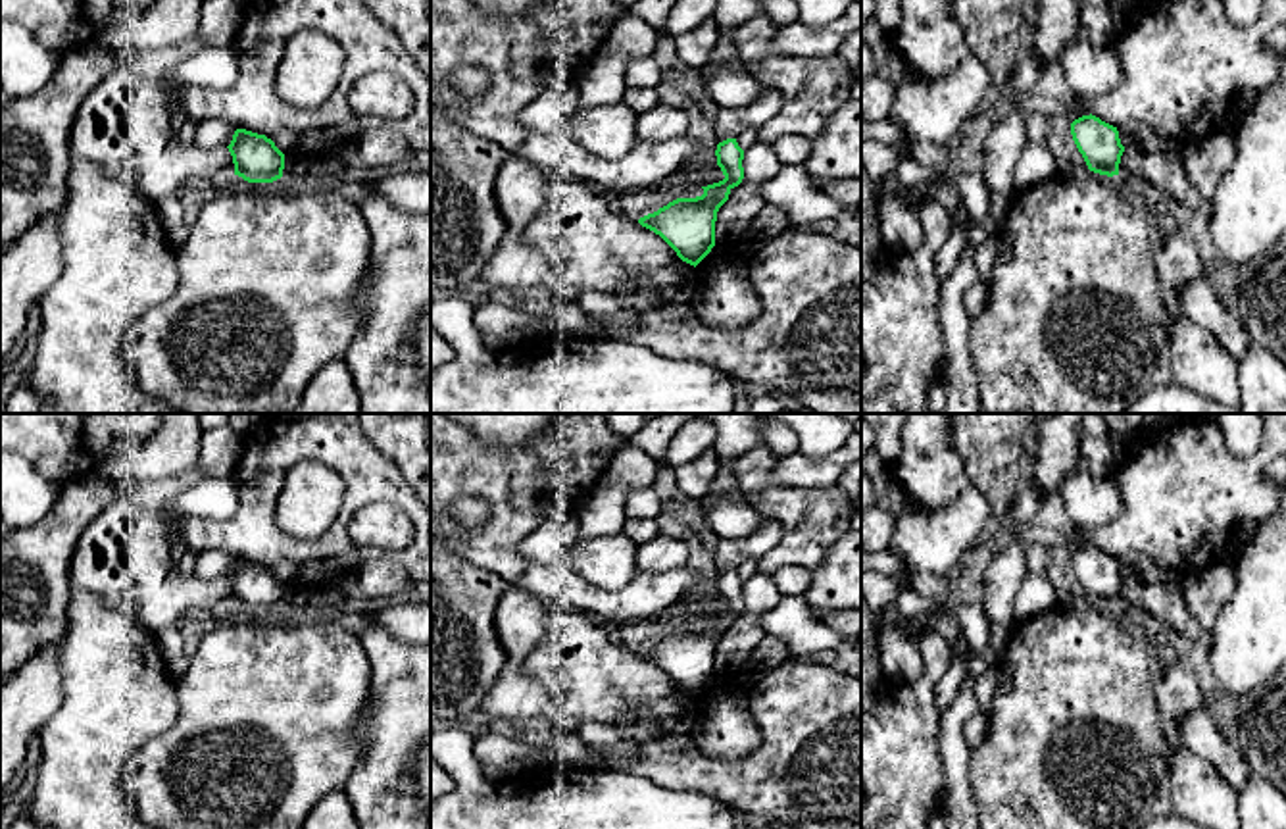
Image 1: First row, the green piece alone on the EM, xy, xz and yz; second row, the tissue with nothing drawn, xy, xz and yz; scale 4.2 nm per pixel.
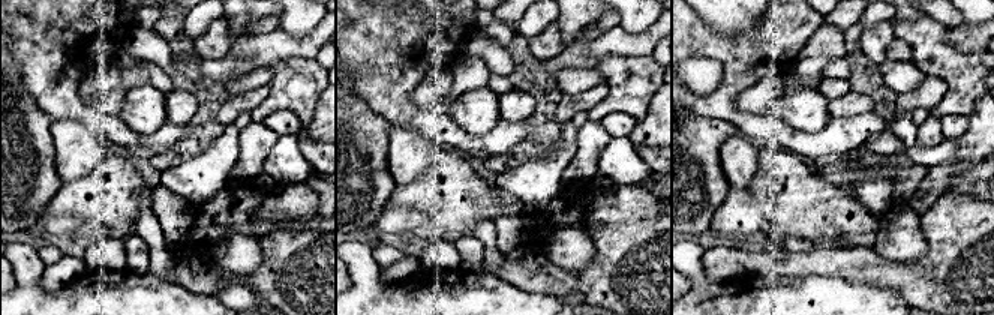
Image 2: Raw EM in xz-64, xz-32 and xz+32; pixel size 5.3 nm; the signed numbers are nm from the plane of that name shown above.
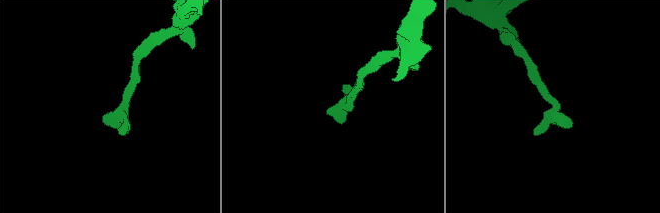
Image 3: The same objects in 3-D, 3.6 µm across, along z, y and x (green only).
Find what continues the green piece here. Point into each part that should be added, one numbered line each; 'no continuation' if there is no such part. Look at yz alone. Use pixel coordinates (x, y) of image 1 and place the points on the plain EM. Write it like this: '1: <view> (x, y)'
no continuation

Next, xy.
no continuation

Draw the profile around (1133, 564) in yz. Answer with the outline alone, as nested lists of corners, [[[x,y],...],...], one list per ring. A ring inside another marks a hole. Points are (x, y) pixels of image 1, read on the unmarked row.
[[[1128,550],[1117,562],[1125,579],[1138,579],[1151,585],[1182,585],[1184,575],[1157,567],[1146,554]]]

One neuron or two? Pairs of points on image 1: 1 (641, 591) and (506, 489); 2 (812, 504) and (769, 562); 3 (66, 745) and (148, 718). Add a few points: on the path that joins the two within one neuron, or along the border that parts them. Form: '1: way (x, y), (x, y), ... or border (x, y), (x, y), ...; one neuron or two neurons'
1: way (591, 601), (529, 576), (506, 552), (506, 539); one neuron
2: way (812, 520), (785, 549); one neuron
3: way (87, 737), (106, 718), (127, 718); one neuron

